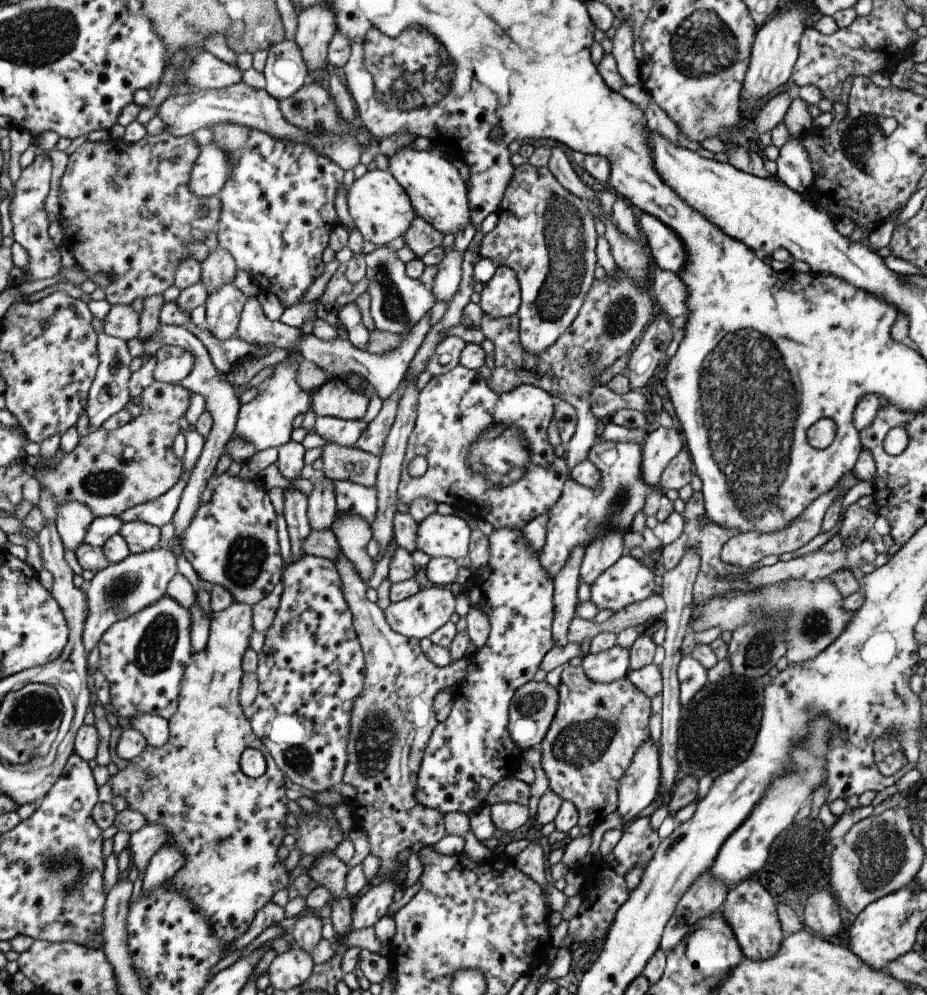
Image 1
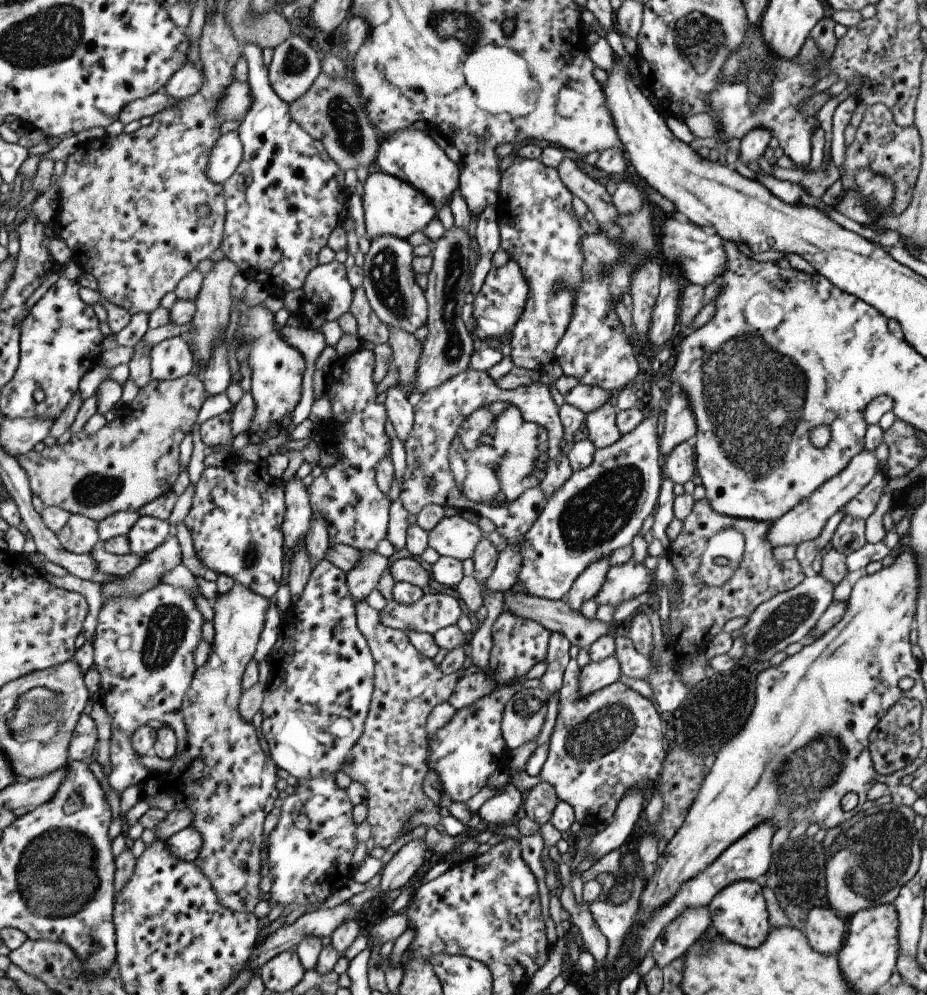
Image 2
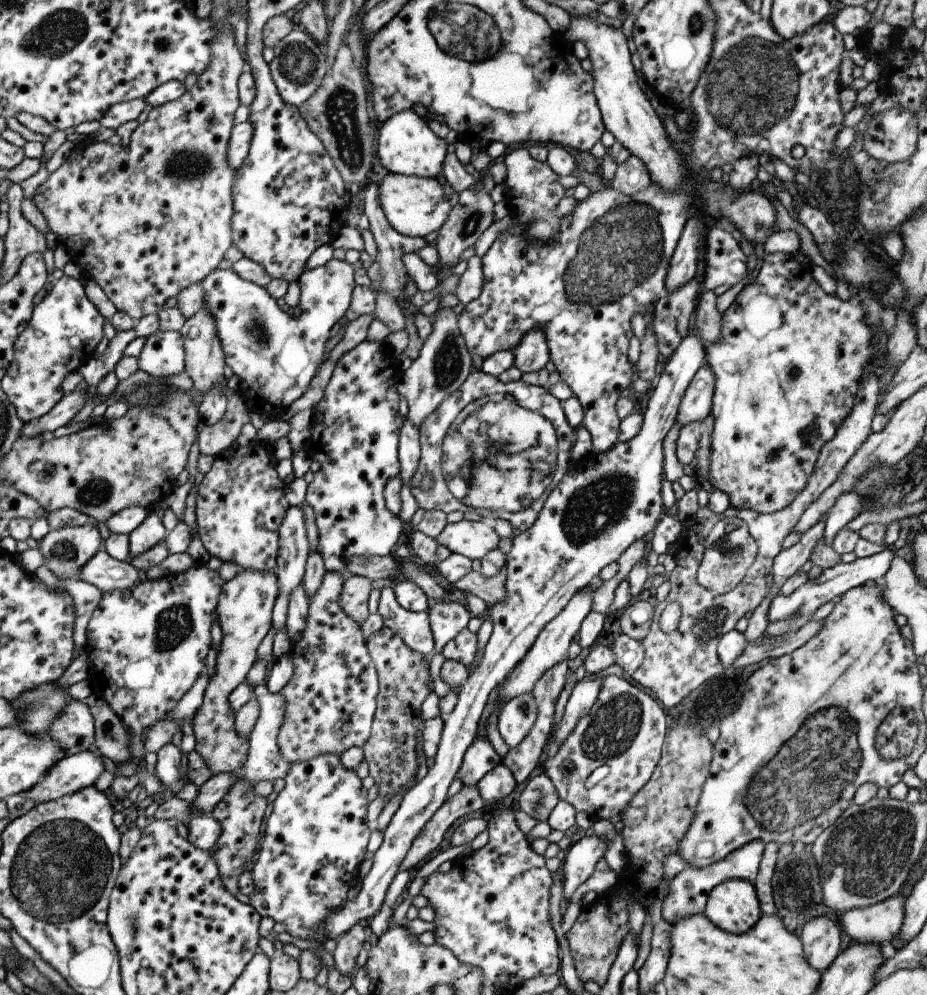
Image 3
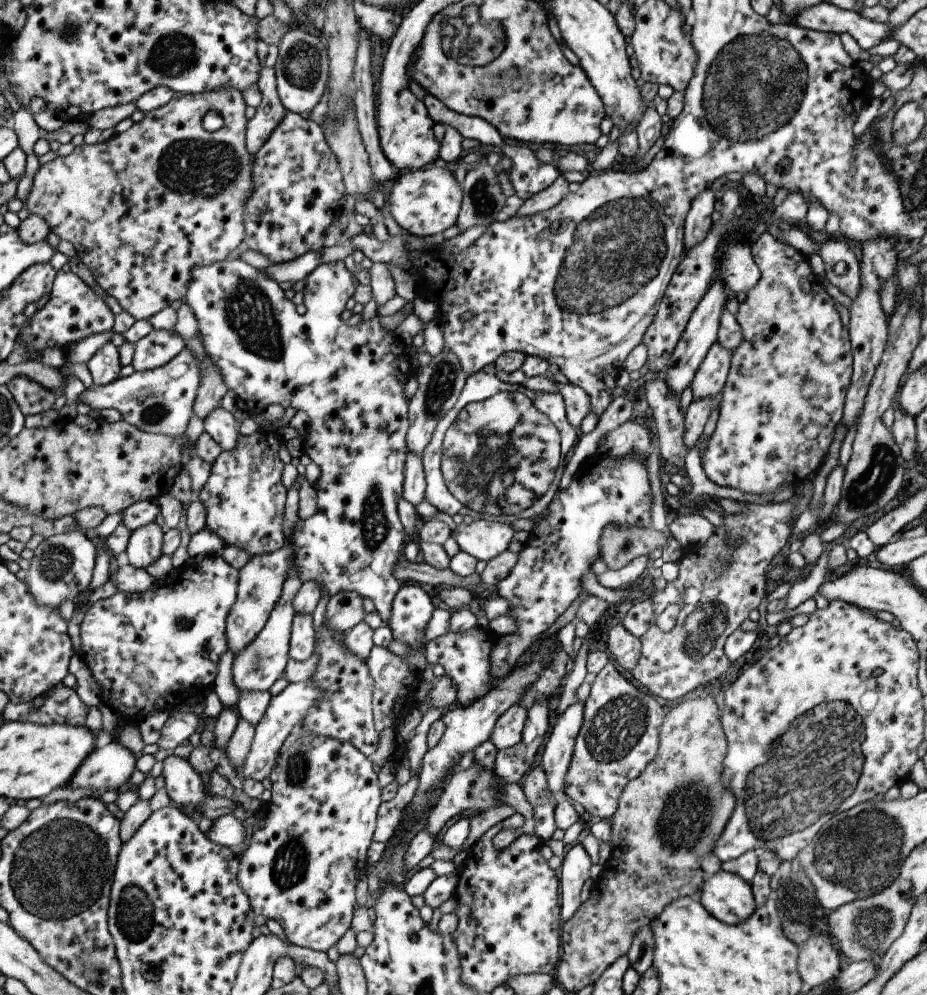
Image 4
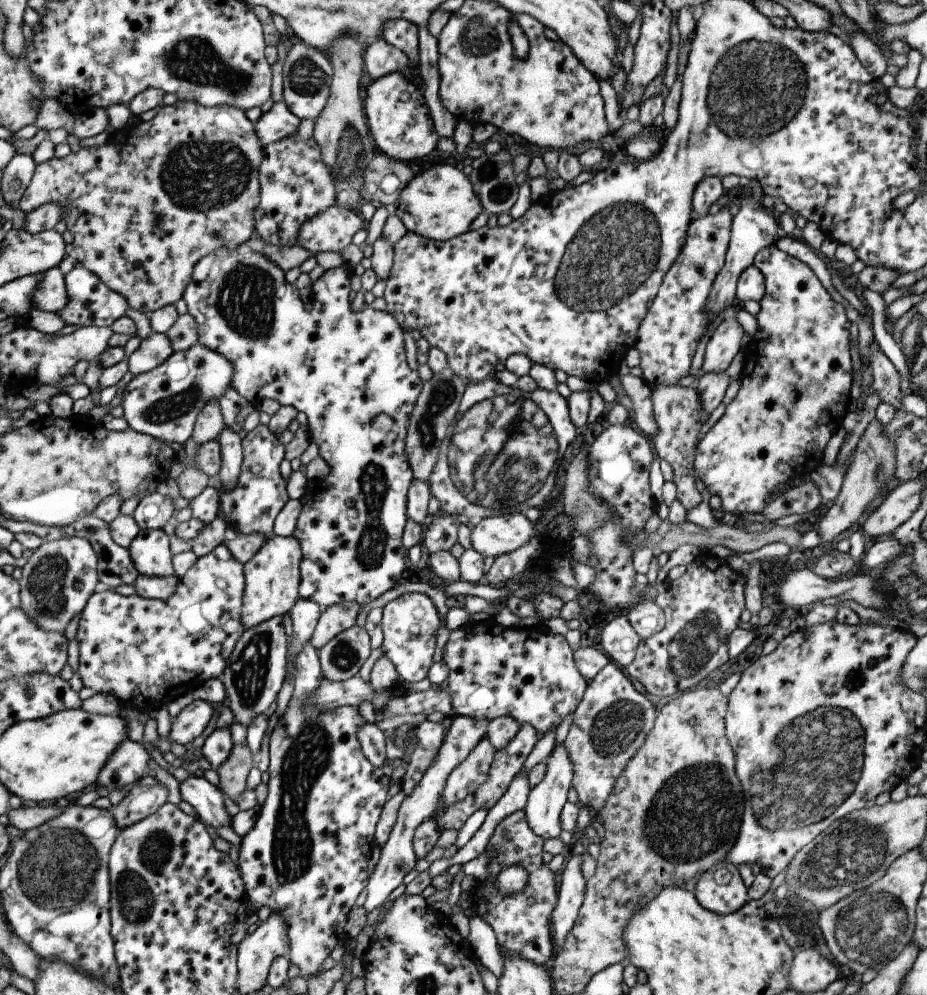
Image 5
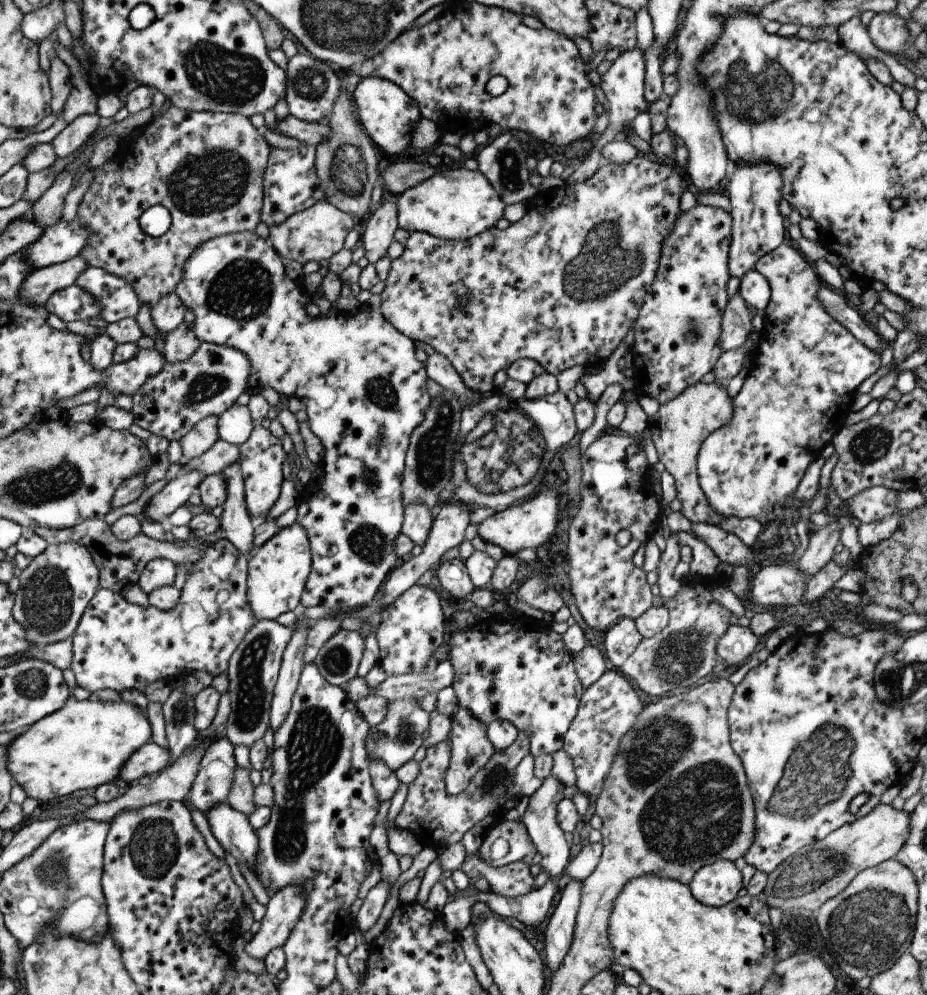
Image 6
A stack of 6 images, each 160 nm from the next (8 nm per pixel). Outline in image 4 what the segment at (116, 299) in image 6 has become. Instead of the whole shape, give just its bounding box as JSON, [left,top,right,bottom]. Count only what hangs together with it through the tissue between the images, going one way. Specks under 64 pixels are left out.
[18,270,114,353]

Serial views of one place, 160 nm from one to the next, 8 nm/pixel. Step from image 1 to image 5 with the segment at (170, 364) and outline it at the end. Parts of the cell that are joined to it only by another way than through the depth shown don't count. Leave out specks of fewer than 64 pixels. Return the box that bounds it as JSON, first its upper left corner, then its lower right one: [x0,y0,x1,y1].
[126,333,172,376]

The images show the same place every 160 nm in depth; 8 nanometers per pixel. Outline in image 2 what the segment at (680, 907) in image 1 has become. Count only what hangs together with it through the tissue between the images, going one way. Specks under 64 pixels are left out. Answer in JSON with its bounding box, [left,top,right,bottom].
[648,908,710,969]

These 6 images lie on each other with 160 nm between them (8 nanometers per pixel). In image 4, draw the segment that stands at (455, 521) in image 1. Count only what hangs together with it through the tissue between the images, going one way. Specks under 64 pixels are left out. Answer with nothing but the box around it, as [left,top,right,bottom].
[450,520,515,562]

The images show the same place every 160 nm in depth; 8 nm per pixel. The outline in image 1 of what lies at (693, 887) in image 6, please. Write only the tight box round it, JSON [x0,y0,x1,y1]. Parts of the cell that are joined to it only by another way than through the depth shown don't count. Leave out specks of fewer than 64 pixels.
[720,878,785,961]

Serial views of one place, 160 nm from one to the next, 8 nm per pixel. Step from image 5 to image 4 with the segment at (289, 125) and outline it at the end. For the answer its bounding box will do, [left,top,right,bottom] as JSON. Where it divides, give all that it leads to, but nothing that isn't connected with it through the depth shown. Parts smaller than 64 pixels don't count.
[245,67,285,154]

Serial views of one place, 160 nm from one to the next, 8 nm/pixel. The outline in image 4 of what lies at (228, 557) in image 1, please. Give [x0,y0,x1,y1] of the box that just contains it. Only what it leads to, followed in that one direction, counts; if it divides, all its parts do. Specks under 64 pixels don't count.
[199,428,287,554]

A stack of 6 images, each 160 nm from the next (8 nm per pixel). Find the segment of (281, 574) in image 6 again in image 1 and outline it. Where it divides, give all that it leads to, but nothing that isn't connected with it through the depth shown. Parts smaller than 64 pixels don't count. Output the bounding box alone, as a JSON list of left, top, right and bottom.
[108,603,291,943]

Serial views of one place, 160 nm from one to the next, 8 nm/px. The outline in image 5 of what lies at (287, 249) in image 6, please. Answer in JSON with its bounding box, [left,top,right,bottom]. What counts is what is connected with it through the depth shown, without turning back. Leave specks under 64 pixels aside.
[295,206,366,252]

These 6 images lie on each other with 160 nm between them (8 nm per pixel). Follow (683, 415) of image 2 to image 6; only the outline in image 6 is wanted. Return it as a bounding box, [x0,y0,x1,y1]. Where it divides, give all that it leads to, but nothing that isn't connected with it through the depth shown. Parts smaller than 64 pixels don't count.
[717,291,752,352]

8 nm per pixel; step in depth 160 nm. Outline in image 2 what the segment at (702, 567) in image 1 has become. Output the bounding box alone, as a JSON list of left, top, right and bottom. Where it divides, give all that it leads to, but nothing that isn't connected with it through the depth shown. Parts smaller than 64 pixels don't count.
[644,499,803,713]

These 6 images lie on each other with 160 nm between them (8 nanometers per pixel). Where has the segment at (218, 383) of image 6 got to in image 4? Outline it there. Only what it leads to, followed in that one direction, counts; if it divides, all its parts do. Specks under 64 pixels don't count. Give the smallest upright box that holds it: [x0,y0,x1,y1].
[77,348,199,436]

